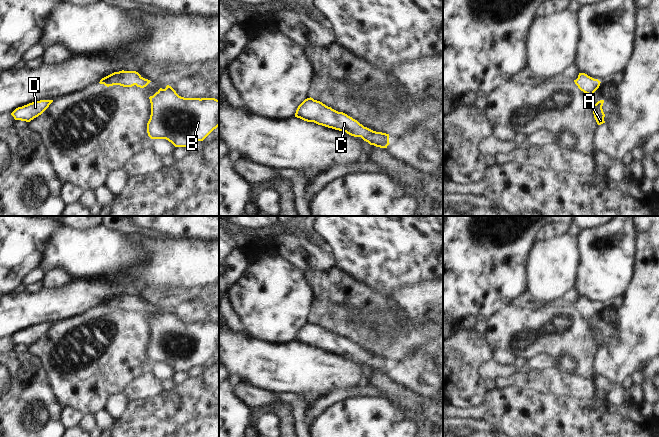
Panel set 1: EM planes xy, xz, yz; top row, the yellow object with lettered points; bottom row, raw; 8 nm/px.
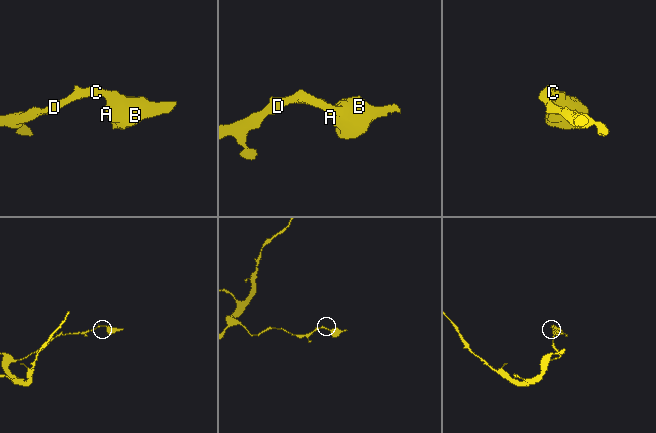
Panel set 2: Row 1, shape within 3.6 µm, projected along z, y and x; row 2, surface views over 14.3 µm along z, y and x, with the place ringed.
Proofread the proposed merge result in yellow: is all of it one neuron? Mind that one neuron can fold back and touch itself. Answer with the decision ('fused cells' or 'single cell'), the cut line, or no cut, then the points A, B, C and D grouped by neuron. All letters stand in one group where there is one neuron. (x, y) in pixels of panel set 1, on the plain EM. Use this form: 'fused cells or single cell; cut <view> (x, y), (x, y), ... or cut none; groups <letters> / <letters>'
single cell; cut none; groups A B C D

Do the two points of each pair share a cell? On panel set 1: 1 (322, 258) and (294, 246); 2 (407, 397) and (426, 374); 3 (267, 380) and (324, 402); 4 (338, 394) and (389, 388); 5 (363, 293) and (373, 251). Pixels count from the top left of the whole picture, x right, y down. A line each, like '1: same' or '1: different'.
1: same
2: different
3: different
4: different
5: different

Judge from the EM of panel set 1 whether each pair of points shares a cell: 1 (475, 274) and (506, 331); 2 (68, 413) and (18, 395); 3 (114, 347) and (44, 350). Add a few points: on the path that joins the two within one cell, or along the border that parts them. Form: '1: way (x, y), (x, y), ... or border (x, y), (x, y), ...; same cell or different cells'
1: border (511, 304), (502, 306), (486, 319); different cells
2: border (62, 407), (61, 423), (64, 426); different cells
3: way (94, 363), (78, 376), (60, 376), (53, 370); same cell

